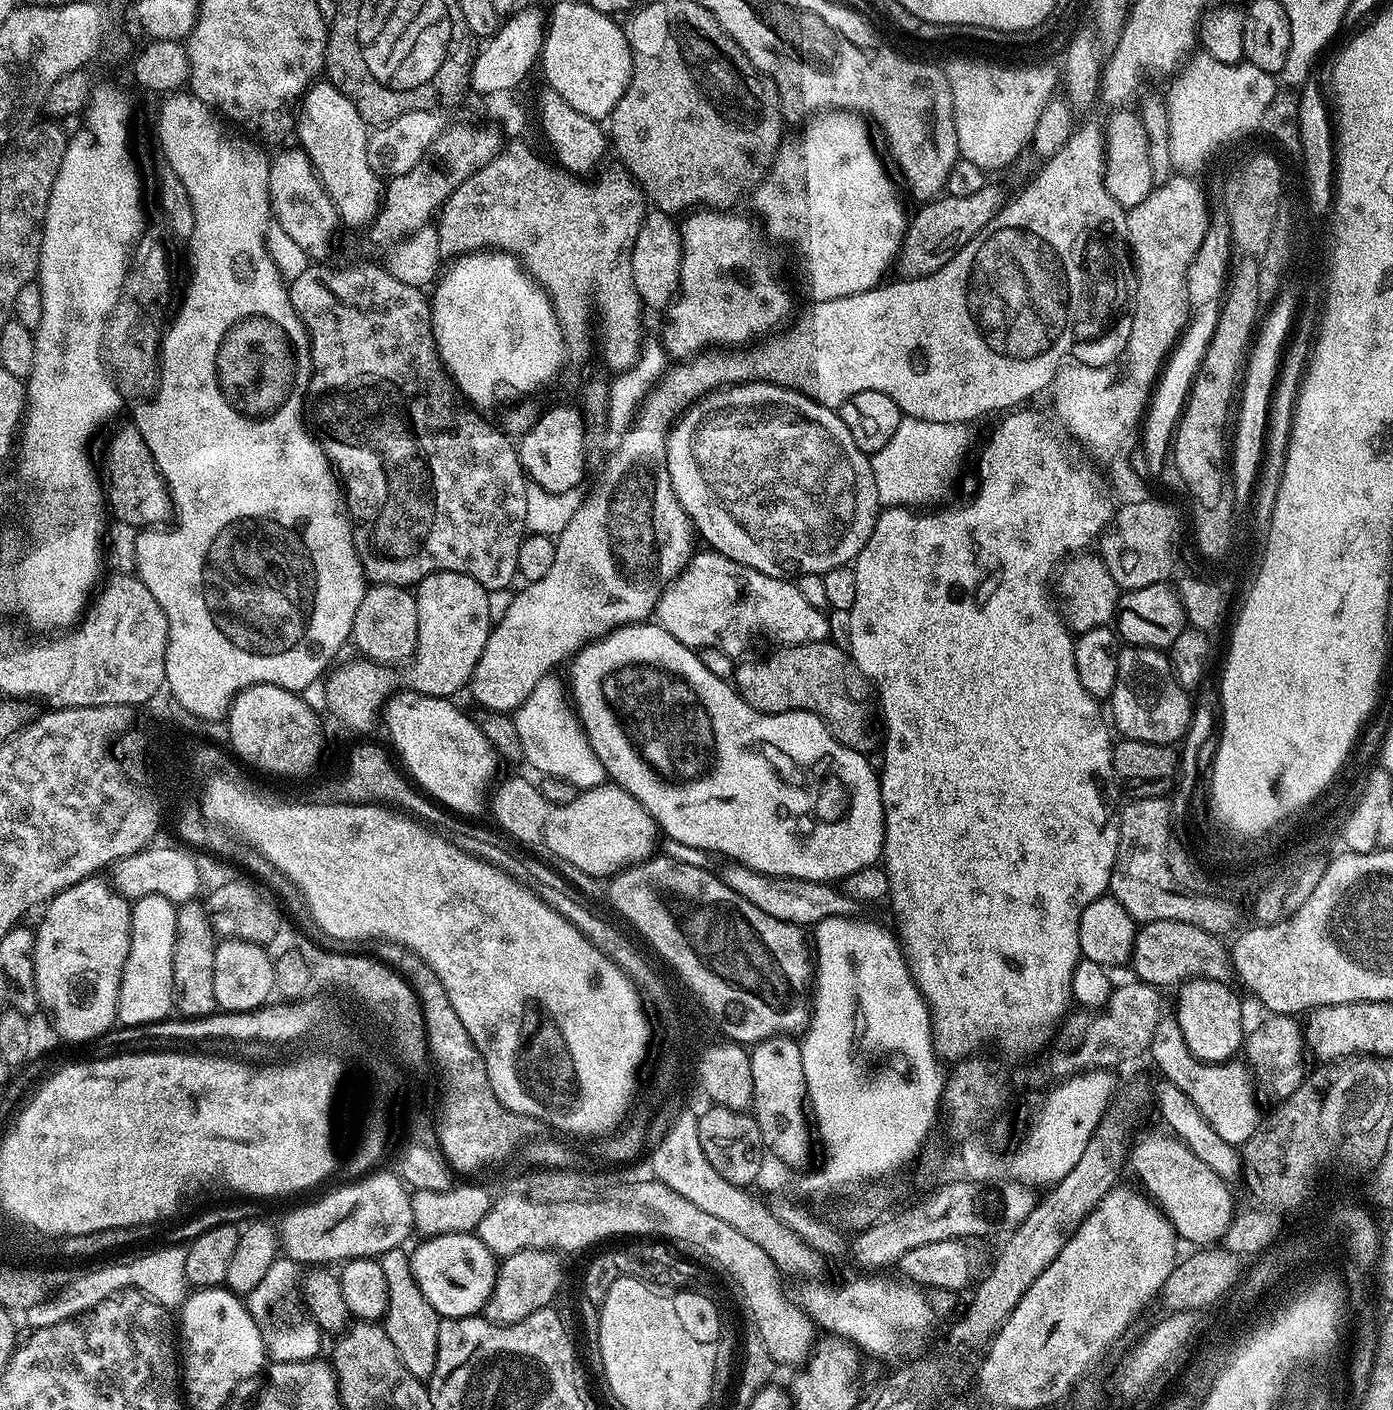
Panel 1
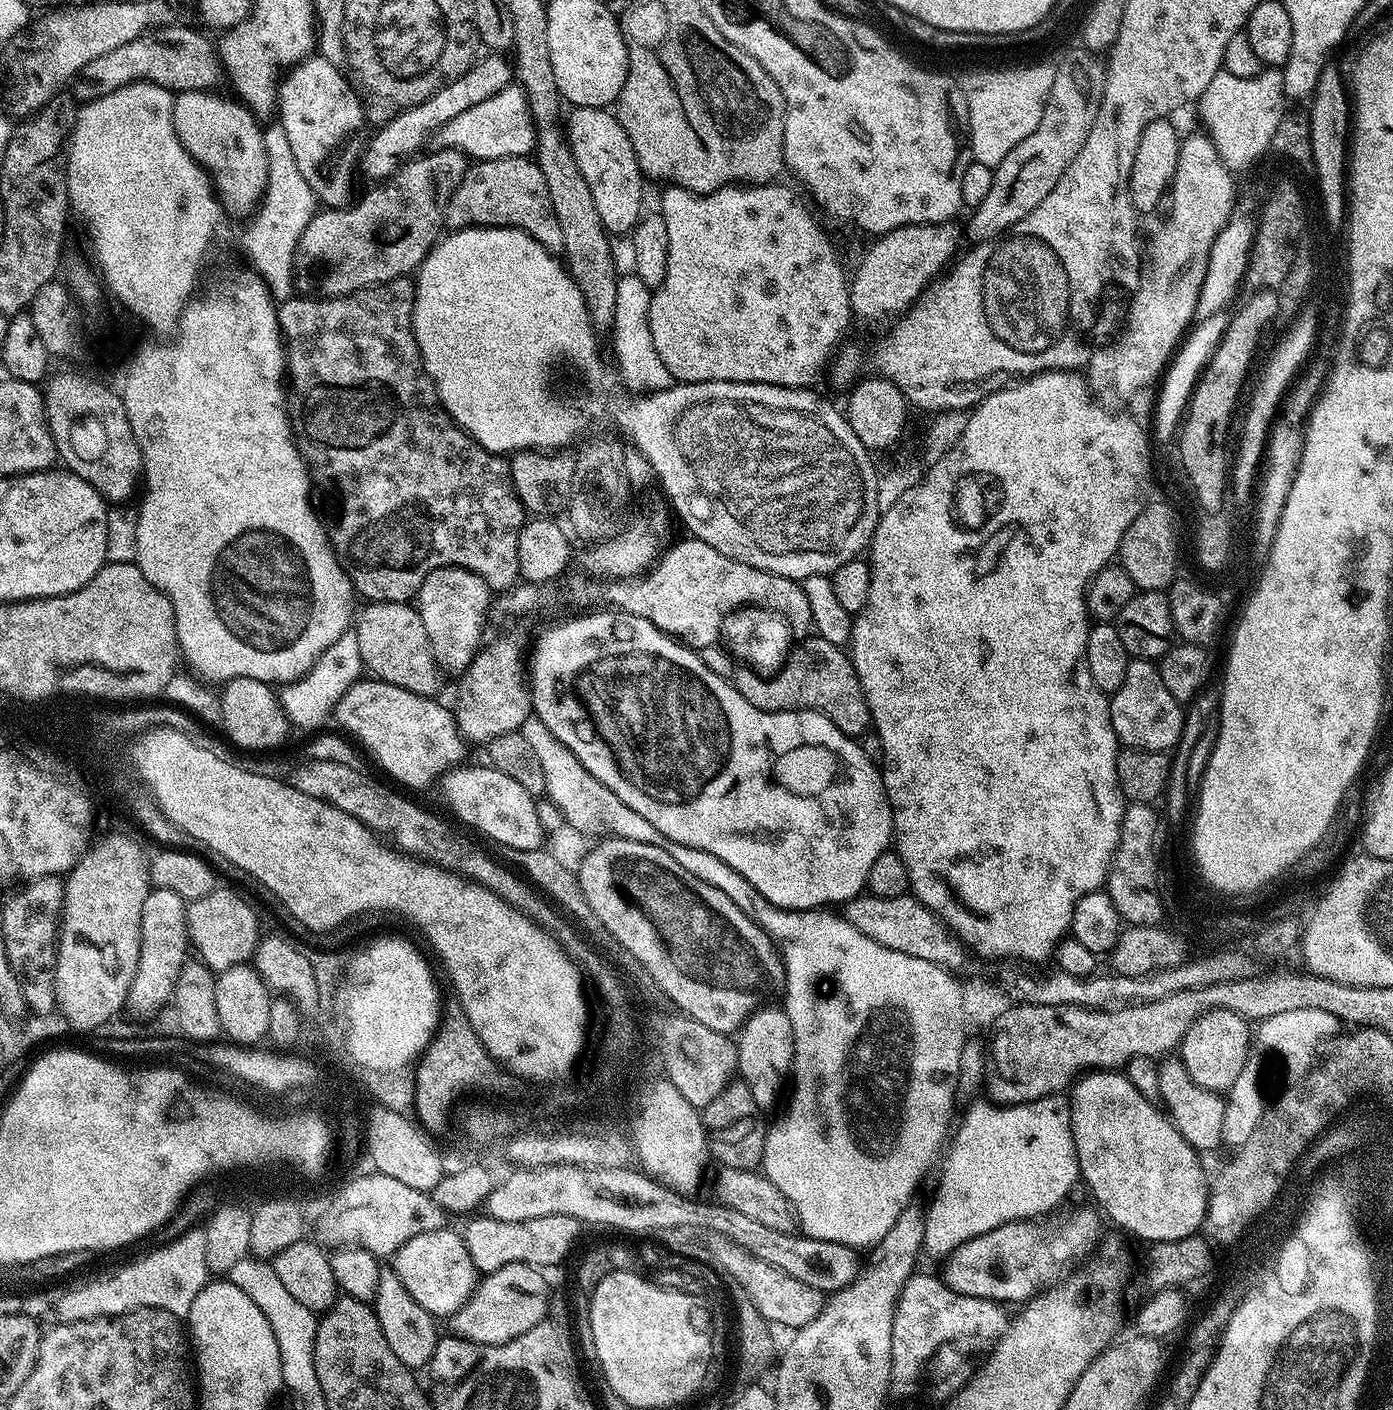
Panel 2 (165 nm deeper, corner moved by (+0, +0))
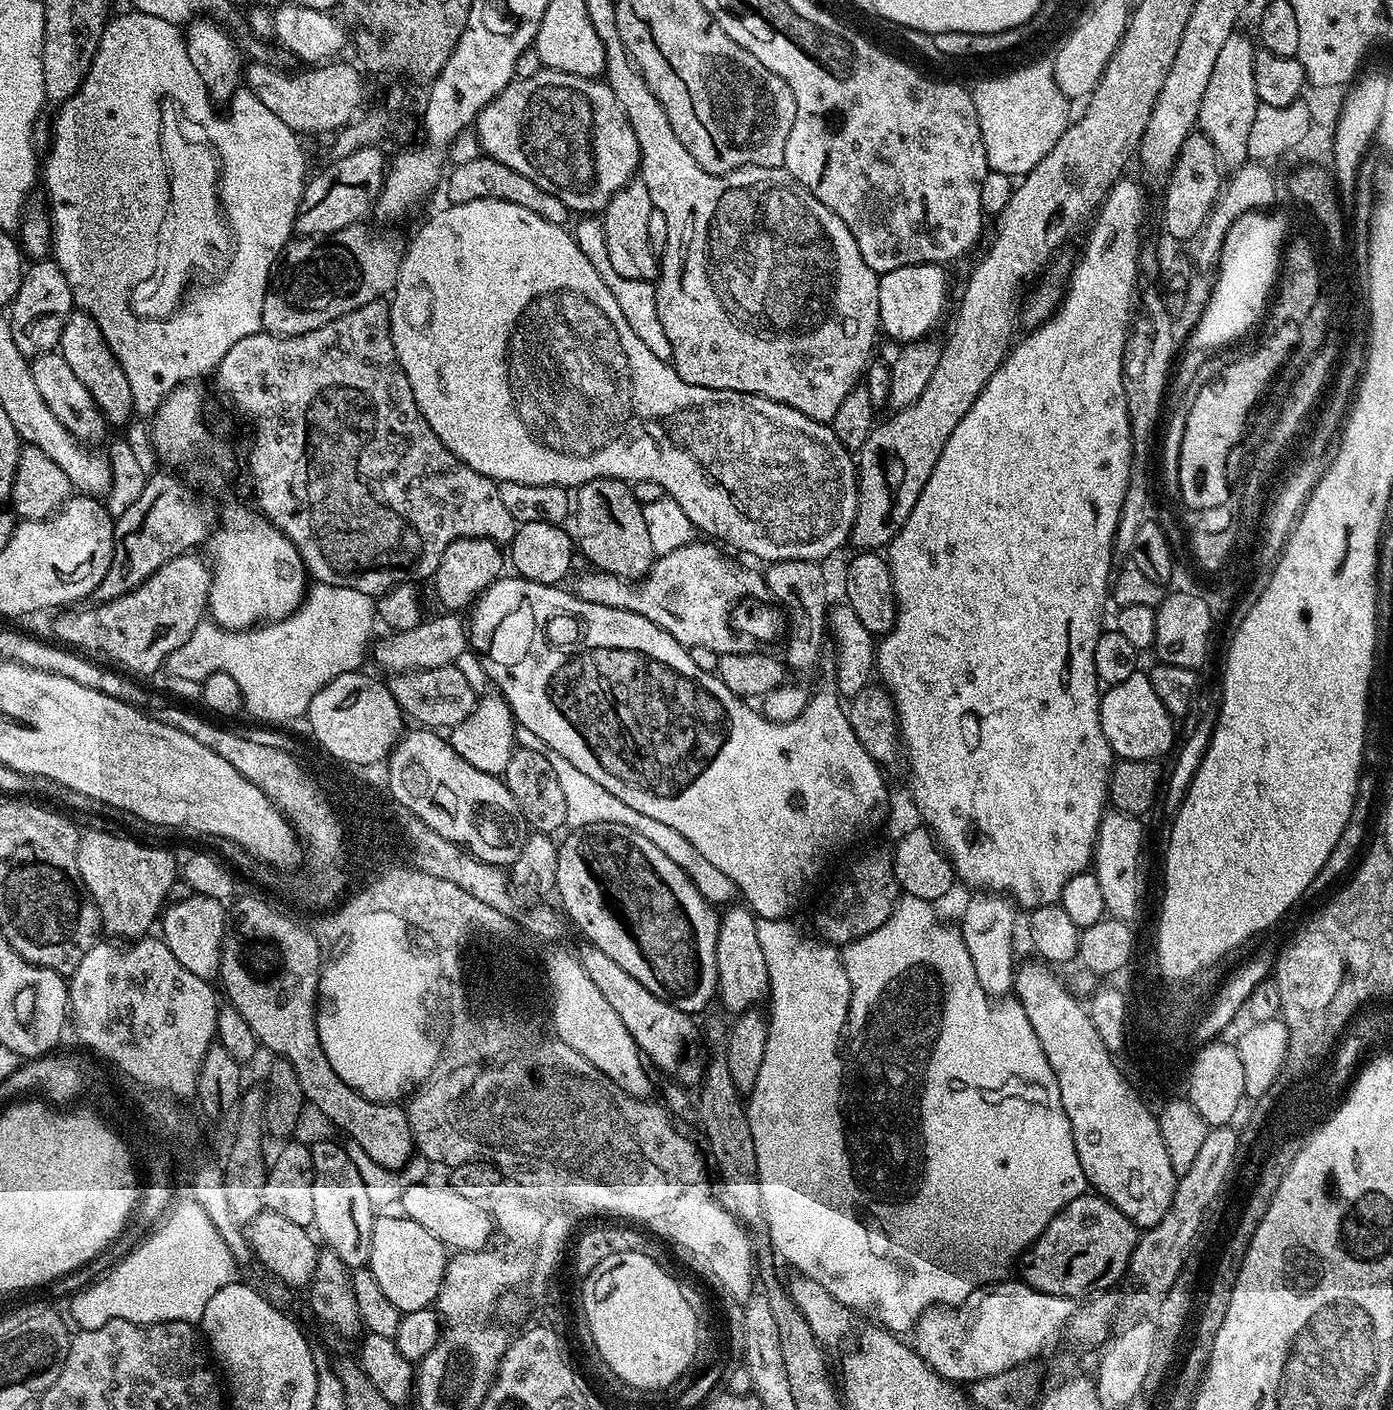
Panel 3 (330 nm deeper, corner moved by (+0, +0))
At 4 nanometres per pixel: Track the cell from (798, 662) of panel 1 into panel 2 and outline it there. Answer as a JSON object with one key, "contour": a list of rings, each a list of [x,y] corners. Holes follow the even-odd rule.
{"contour":[[[818,635],[801,639],[791,649],[776,676],[760,677],[751,666],[740,666],[737,667],[734,683],[738,694],[742,694],[750,706],[758,706],[758,710],[817,712],[830,718],[838,730],[853,738],[863,737],[872,723],[872,715],[852,665],[851,655],[841,645],[826,642]]]}

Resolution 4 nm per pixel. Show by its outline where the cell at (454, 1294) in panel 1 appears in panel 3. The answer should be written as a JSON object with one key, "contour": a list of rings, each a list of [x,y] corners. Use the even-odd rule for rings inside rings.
{"contour":[[[403,1214],[383,1216],[377,1219],[372,1231],[372,1245],[367,1267],[378,1278],[378,1286],[382,1286],[382,1294],[398,1306],[403,1314],[432,1308],[436,1295],[440,1292],[442,1278],[446,1274],[446,1266],[450,1259],[449,1249],[444,1247],[426,1226],[418,1226],[418,1222],[409,1220]]]}

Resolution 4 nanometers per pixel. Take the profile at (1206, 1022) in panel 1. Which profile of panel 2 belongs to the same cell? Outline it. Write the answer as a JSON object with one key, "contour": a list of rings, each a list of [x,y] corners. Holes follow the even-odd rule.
{"contour":[[[1216,1008],[1213,1012],[1199,1016],[1185,1034],[1178,1049],[1179,1059],[1184,1069],[1202,1086],[1210,1092],[1227,1093],[1234,1086],[1238,1074],[1250,1062],[1248,1056],[1248,1040],[1250,1044],[1250,1024],[1243,1020],[1236,1012]]]}

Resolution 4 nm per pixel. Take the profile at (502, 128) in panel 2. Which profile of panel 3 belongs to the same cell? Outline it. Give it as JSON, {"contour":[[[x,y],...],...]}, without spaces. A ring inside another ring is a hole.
{"contour":[[[542,67],[530,78],[513,78],[476,115],[474,131],[483,155],[502,162],[502,166],[510,166],[510,170],[518,170],[522,178],[530,178],[534,186],[554,194],[576,214],[603,213],[610,198],[628,185],[640,166],[638,138],[634,138],[622,106],[614,98],[614,90],[603,79],[566,74],[553,68]]]}

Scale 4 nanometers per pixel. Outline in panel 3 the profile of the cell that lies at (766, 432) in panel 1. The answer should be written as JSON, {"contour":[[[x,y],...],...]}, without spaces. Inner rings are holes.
{"contour":[[[475,200],[448,204],[441,212],[434,213],[417,230],[416,237],[407,241],[398,282],[390,296],[390,330],[396,357],[410,382],[414,402],[426,422],[430,422],[430,430],[434,430],[459,460],[478,470],[478,474],[486,474],[497,482],[526,482],[530,486],[558,486],[569,490],[604,476],[625,482],[652,480],[686,512],[696,530],[708,535],[705,537],[721,545],[741,548],[763,562],[824,562],[827,556],[849,543],[860,493],[858,464],[831,426],[765,396],[682,382],[671,363],[658,358],[632,331],[617,299],[579,249],[573,233],[567,227],[546,222],[534,214],[534,210],[526,210],[526,206],[501,200]]]}

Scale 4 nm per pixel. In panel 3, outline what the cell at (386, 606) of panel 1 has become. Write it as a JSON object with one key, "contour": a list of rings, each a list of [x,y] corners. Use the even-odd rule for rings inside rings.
{"contour":[[[455,665],[436,667],[429,671],[399,673],[388,685],[401,711],[409,719],[416,720],[414,722],[421,727],[433,730],[450,730],[462,723],[476,708],[478,699],[477,689],[470,686],[470,682],[466,681]]]}

